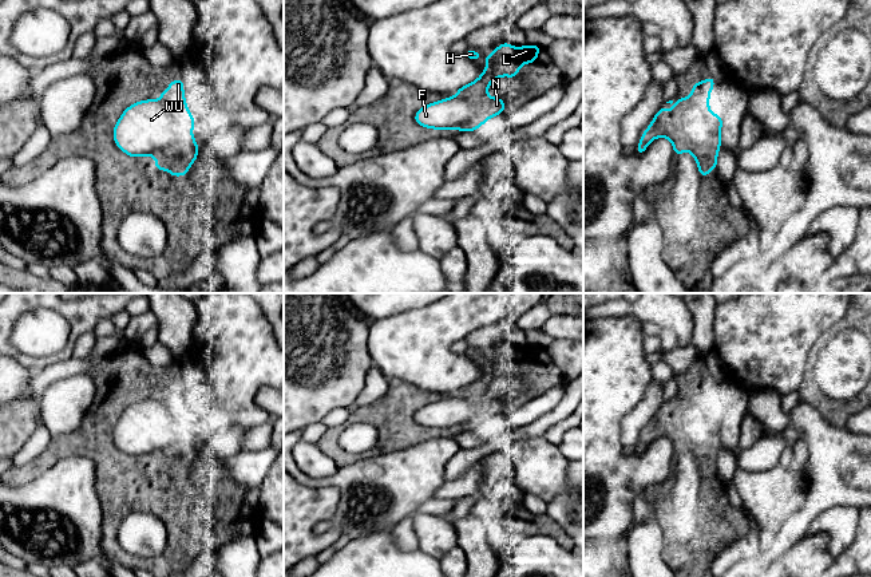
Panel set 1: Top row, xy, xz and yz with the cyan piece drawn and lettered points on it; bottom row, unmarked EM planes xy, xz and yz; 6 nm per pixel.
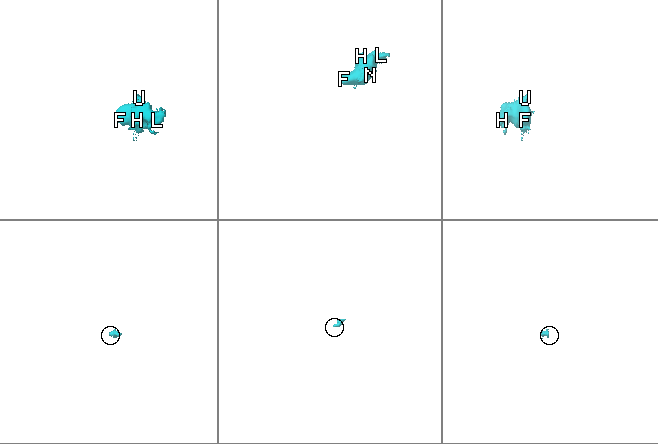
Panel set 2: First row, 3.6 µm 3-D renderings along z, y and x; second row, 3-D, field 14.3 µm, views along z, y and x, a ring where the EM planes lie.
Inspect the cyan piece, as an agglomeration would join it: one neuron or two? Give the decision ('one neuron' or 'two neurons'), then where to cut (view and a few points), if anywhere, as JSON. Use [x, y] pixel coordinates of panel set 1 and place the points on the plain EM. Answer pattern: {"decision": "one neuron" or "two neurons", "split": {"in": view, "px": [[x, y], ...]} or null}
{"decision": "one neuron", "split": null}

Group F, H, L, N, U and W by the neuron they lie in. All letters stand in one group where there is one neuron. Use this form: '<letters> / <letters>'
F H L N U W

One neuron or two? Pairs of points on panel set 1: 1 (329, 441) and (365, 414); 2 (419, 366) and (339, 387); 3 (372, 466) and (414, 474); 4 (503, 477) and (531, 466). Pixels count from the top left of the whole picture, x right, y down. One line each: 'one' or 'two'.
1: one
2: two
3: one
4: two

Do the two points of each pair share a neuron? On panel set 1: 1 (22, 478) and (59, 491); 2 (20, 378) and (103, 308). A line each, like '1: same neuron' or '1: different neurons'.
1: different neurons
2: different neurons

